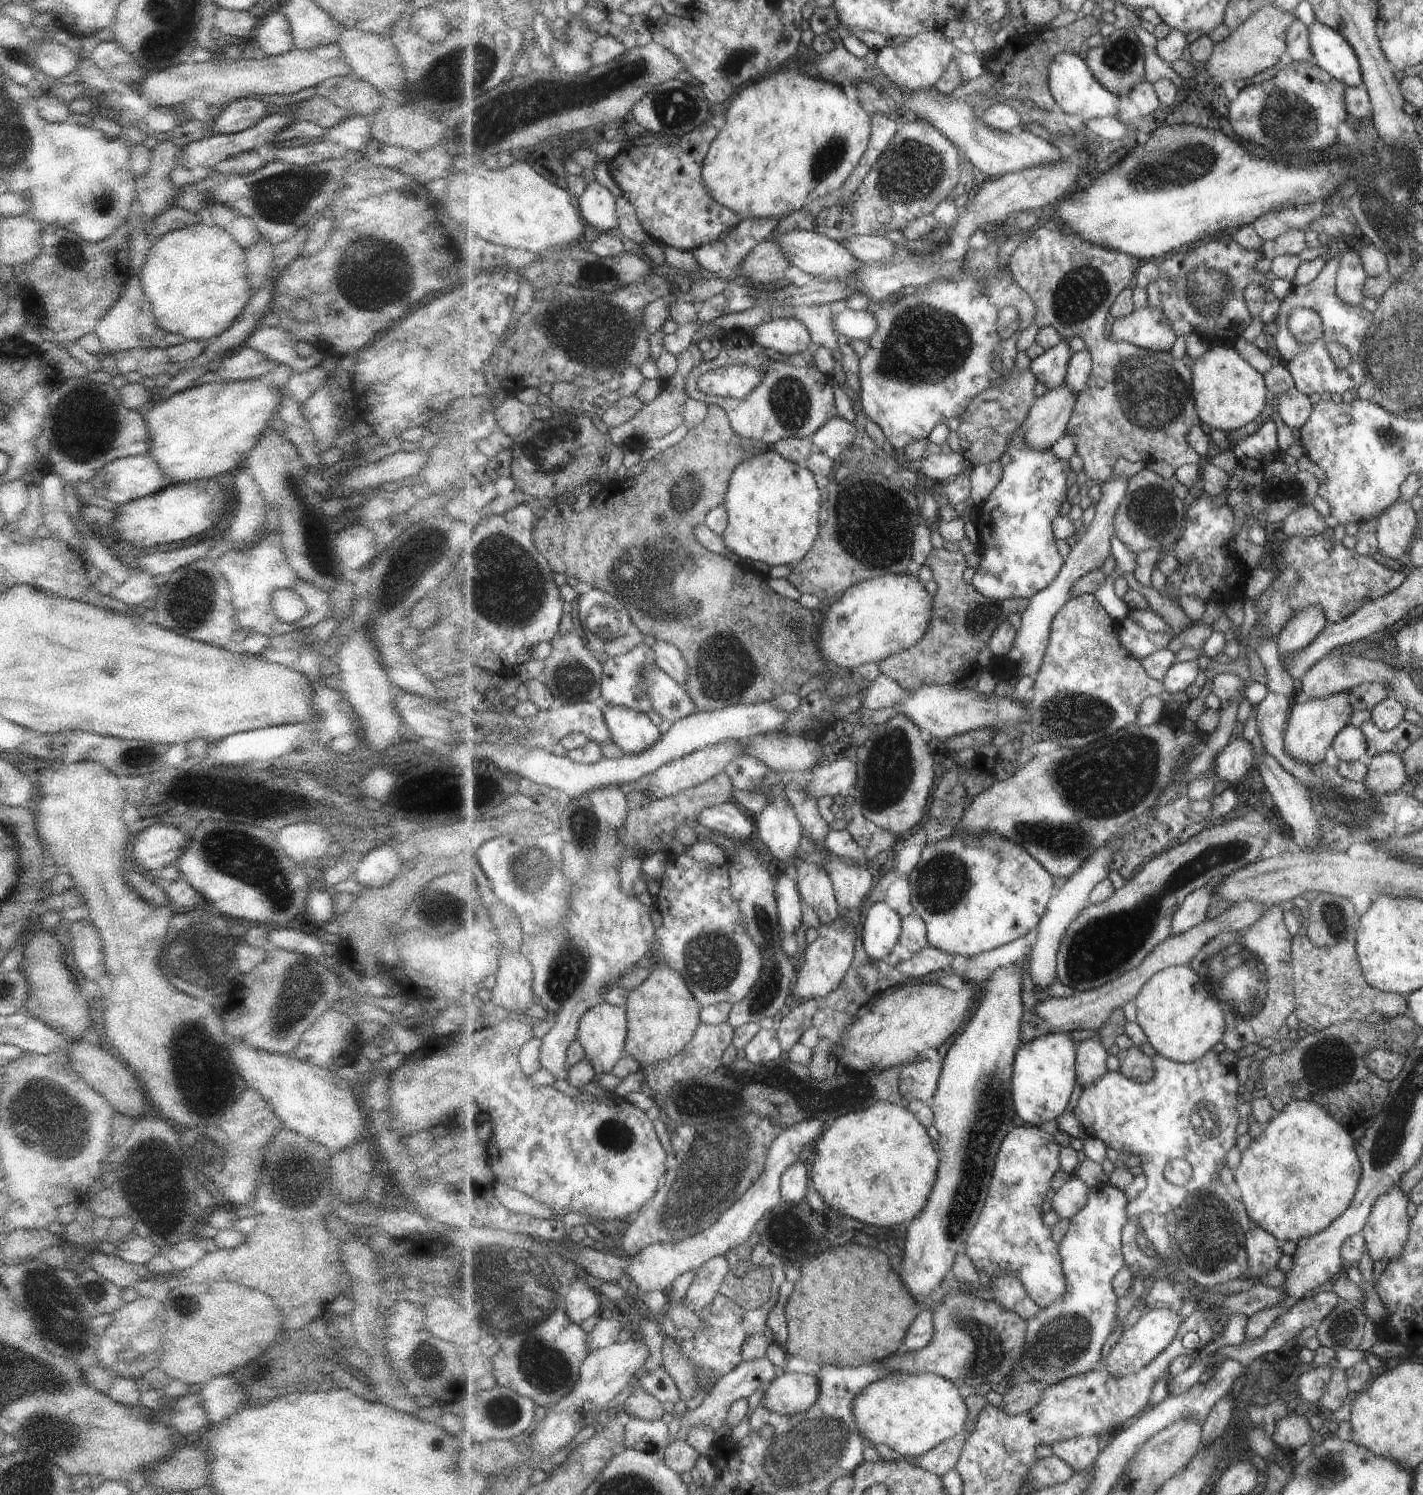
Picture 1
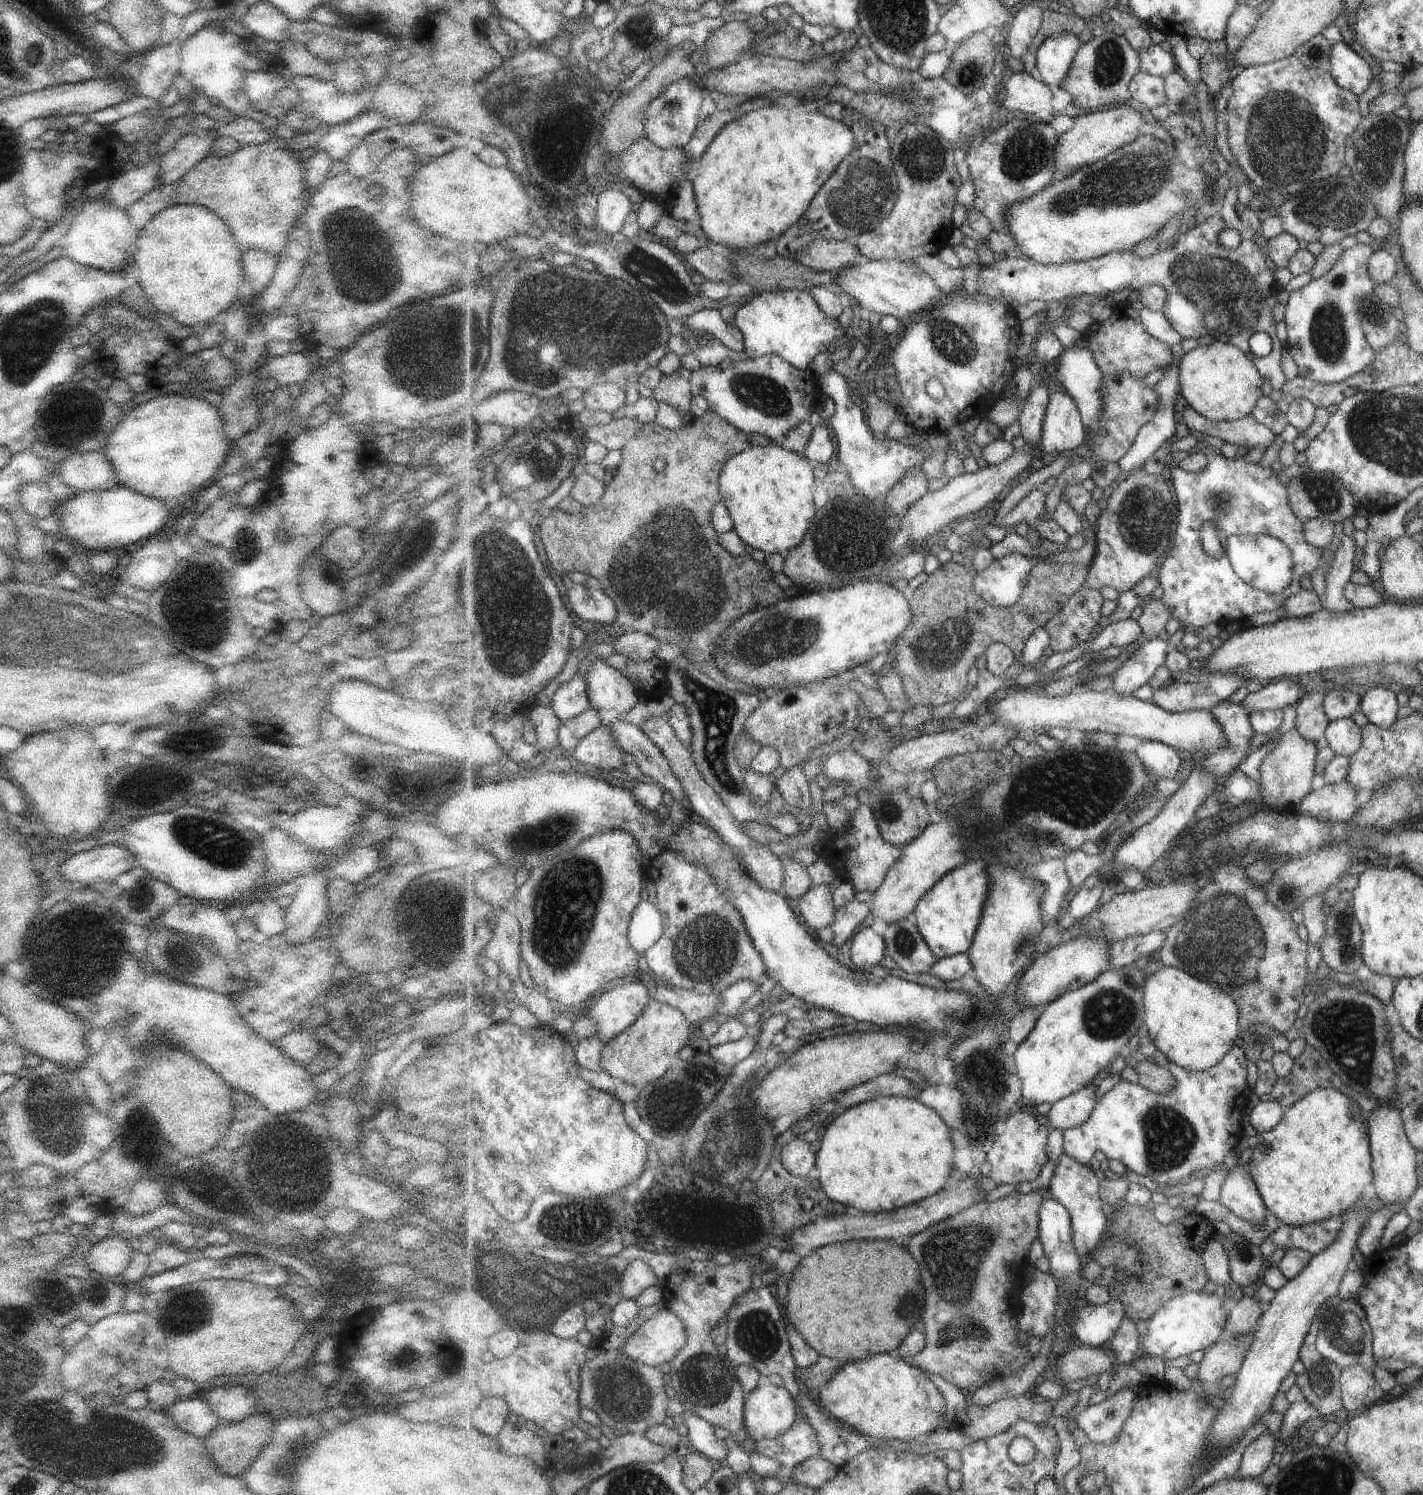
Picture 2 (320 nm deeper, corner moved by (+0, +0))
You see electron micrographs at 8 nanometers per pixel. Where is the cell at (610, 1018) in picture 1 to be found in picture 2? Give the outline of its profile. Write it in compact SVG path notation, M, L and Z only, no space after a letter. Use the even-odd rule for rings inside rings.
M634 979L631 983L604 991L596 997L593 1008L583 1011L597 1026L603 1044L613 1042L641 1017L649 1005L650 985Z

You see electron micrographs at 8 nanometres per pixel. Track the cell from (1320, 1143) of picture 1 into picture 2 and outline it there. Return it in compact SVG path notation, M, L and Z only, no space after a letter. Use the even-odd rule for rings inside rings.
M1318 1089L1295 1102L1278 1126L1251 1141L1249 1172L1267 1210L1287 1226L1305 1226L1348 1213L1373 1179L1365 1132L1357 1100L1339 1090Z

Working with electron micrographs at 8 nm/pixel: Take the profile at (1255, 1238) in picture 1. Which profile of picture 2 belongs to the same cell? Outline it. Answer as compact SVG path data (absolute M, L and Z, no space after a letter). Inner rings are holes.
M1249 1165L1238 1166L1231 1171L1221 1190L1219 1202L1234 1216L1251 1224L1262 1225L1268 1221L1267 1208L1249 1172Z

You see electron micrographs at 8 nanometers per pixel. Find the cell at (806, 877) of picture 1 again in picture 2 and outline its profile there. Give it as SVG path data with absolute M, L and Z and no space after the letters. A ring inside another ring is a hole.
M830 884L811 886L798 900L805 923L815 932L829 927L835 920L836 907Z

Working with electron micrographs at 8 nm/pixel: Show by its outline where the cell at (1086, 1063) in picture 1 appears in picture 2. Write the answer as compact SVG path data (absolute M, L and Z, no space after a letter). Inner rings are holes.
M1089 1084L1082 1090L1057 1102L1047 1115L1047 1126L1065 1131L1067 1128L1085 1124L1099 1101L1097 1089L1097 1086Z

